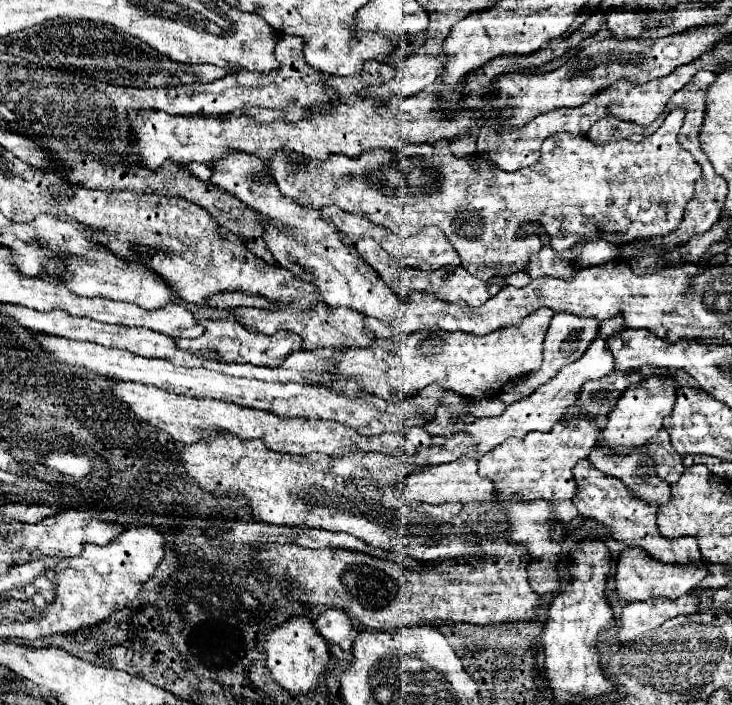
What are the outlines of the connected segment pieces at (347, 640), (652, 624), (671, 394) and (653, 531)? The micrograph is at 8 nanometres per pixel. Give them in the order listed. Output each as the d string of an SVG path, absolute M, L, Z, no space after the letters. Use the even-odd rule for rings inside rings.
M337 608L325 610L315 620L315 628L327 640L327 644L337 644L337 646L341 646L343 652L351 652L353 626L351 626L351 620L345 612L341 612Z
M685 594L675 600L657 596L645 602L631 602L623 608L617 642L637 640L673 616L695 614L695 612L699 612L699 608L697 608L697 600L691 594Z
M657 376L643 380L637 386L629 386L615 404L615 408L609 412L609 422L603 430L603 438L599 440L599 448L617 454L629 454L637 448L645 448L649 440L663 430L663 420L669 416L669 412L673 412L677 388L679 384L675 380Z
M581 460L575 466L573 472L575 480L577 480L577 496L575 496L575 506L579 510L581 516L593 518L597 522L601 522L603 526L607 526L609 534L623 542L625 546L639 546L645 548L645 552L659 560L659 562L679 562L679 564L701 564L703 558L699 554L699 546L695 542L695 538L677 538L673 540L673 544L667 544L659 530L657 530L657 508L637 500L621 480L603 474L601 470L597 470L589 460Z

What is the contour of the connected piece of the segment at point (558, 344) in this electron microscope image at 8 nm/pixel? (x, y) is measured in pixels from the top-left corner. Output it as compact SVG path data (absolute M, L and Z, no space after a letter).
M555 314L553 320L551 320L551 326L547 330L547 336L545 336L545 342L543 342L543 364L537 372L533 374L527 374L523 376L521 380L513 382L511 386L523 394L529 394L533 392L537 386L545 384L551 380L551 376L555 376L559 372L559 368L563 368L565 364L571 364L575 360L579 360L583 356L583 352L587 350L589 342L597 336L597 330L599 330L599 322L593 320L593 316L571 316L571 314Z

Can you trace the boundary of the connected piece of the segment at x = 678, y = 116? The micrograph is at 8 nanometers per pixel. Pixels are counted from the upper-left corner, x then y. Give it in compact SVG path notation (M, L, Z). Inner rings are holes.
M681 108L671 110L663 126L641 142L609 140L609 144L593 144L587 136L553 134L543 142L539 162L517 172L503 172L485 160L481 160L477 168L453 154L409 158L397 150L369 150L363 152L363 156L357 156L357 160L349 156L331 156L329 160L297 164L297 168L289 164L285 152L277 152L269 164L281 192L307 206L321 208L325 204L335 204L349 214L365 216L401 236L413 236L425 226L441 228L449 236L453 248L457 248L461 266L469 274L489 280L495 274L509 276L519 272L529 253L539 252L541 242L538 236L522 240L516 238L517 228L523 222L539 220L553 236L555 252L563 252L589 238L605 238L607 242L621 246L637 238L655 238L677 230L685 214L685 204L689 204L695 183L702 175L701 166L685 148L681 148L677 140L679 120L683 120L683 116L685 112Z

